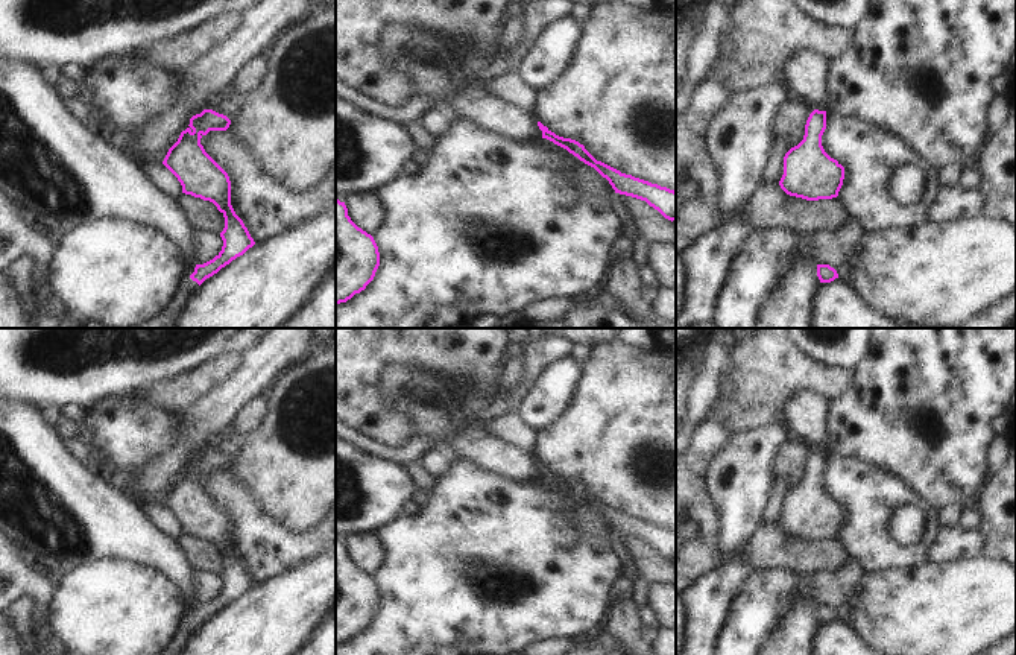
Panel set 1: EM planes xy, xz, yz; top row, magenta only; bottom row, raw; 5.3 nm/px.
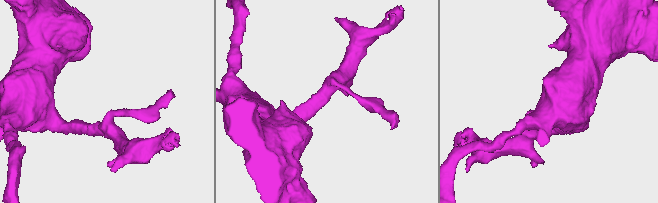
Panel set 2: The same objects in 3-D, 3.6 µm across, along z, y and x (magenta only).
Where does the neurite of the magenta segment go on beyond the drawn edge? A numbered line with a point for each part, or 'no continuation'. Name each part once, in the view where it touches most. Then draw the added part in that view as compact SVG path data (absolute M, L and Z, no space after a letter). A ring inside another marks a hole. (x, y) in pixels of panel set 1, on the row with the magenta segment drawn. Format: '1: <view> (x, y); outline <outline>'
no continuation

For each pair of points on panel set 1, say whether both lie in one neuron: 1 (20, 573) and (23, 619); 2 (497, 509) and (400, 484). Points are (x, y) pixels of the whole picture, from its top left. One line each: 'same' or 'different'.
1: different
2: different

